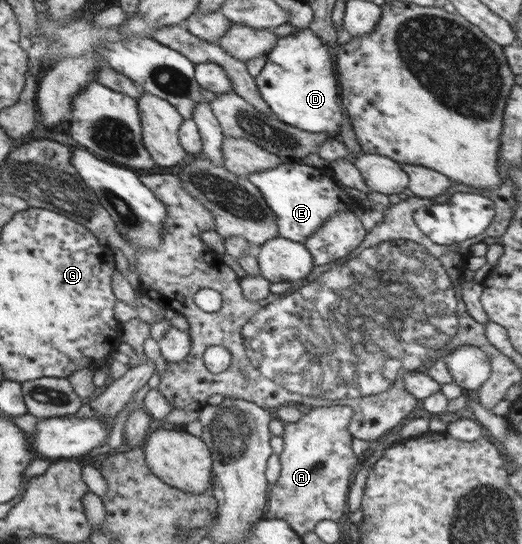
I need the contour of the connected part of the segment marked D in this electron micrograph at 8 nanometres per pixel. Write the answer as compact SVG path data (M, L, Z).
M306 27L298 32L279 38L276 46L270 50L263 69L255 77L258 92L264 98L264 102L270 106L273 115L276 115L280 121L302 131L309 131L315 134L324 133L340 139L343 113L337 103L336 71L334 71L330 49L328 49L328 45L325 42L322 42L313 33L312 29Z

